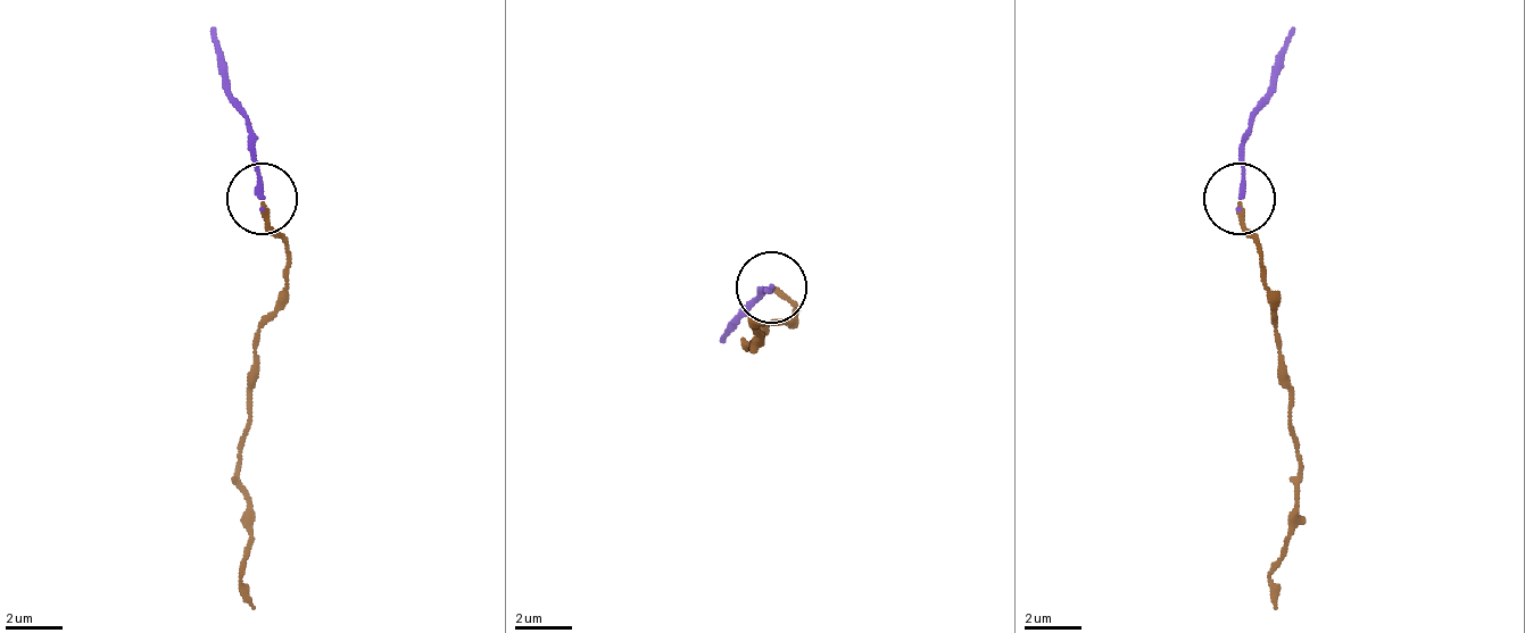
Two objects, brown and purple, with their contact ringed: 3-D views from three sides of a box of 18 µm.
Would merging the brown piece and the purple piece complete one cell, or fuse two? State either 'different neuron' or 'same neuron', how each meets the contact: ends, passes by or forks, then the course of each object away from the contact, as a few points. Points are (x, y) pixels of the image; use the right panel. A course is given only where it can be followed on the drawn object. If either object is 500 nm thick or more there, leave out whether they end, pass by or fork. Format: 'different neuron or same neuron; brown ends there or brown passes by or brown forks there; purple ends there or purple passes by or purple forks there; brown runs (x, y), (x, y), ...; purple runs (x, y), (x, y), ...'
different neuron; brown ends there; purple ends there; brown runs (1241, 200), (1241, 222), (1262, 243), (1262, 285), (1277, 335), (1299, 442), (1291, 535), (1270, 579), (1277, 607); purple runs (1241, 200), (1241, 135), (1270, 93), (1291, 28)

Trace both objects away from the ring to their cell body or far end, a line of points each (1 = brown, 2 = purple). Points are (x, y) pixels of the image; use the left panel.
1: (263, 200), (263, 222), (284, 243), (284, 285), (256, 335), (242, 442), (249, 535), (242, 579), (256, 607)
2: (263, 200), (256, 135), (228, 93), (214, 28)

